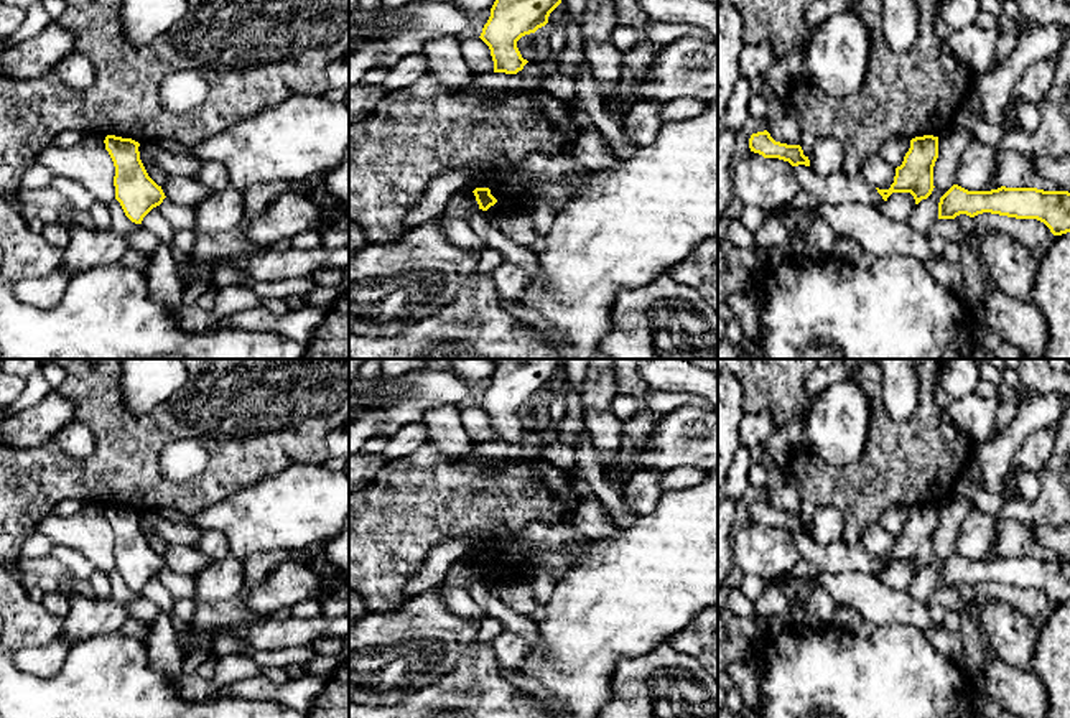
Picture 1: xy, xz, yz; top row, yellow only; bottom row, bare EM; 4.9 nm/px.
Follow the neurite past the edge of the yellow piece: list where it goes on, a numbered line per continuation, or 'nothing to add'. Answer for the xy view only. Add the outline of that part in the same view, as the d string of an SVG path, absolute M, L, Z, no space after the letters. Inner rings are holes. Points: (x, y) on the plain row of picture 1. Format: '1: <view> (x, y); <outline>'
nothing to add

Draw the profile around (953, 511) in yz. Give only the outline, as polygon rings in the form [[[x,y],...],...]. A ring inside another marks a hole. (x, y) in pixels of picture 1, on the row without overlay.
[[[965,491],[955,492],[938,506],[938,527],[933,535],[933,560],[912,578],[907,591],[919,601],[927,601],[938,588],[940,566],[955,553],[958,527],[975,509]]]

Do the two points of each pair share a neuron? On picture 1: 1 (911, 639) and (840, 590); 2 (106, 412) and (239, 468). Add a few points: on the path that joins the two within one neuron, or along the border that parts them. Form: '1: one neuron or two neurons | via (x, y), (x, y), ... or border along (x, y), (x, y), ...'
1: two neurons | border along (878, 624), (912, 624), (922, 633)
2: one neuron | via (127, 450), (167, 491), (201, 491)

